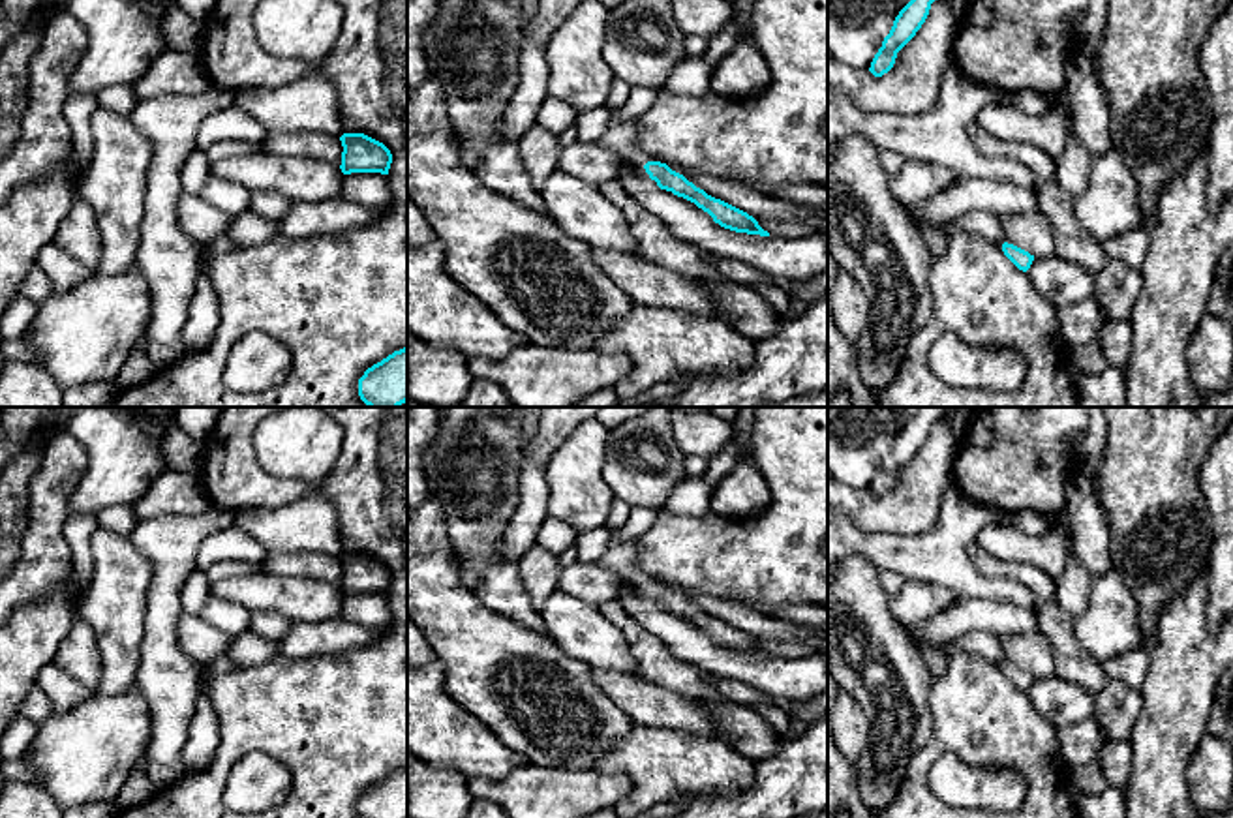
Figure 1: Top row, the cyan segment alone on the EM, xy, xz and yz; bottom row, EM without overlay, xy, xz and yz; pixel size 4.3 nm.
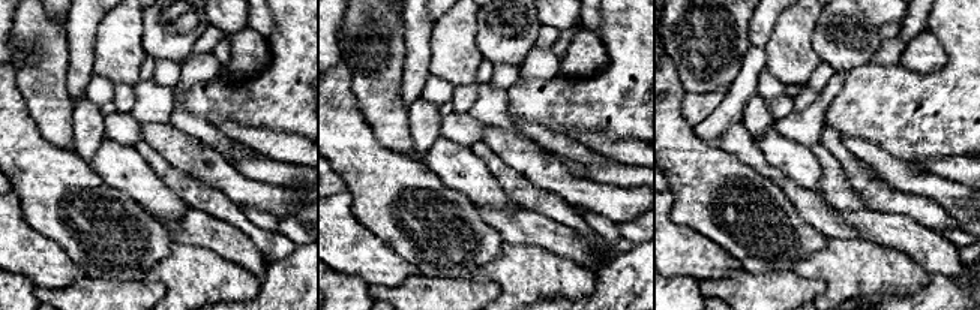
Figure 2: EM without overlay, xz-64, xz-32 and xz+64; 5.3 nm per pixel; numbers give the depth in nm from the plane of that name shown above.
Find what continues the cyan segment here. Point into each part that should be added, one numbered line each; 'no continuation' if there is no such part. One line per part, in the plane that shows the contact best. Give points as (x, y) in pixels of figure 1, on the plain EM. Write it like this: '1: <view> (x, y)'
1: xz (620, 558)

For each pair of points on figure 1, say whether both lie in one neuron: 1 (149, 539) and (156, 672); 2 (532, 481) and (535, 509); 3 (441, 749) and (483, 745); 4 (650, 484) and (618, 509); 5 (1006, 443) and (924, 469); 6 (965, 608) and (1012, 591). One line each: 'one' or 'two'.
1: one
2: one
3: one
4: two
5: two
6: two

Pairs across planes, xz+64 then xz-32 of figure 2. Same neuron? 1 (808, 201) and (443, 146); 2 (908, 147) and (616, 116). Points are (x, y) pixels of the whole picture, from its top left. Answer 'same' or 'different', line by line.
1: different
2: same

